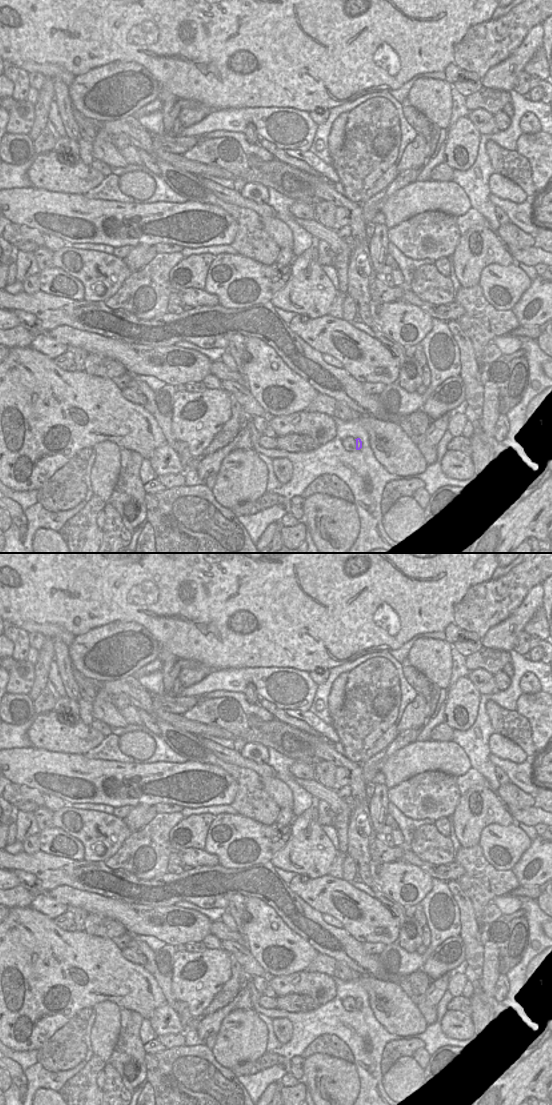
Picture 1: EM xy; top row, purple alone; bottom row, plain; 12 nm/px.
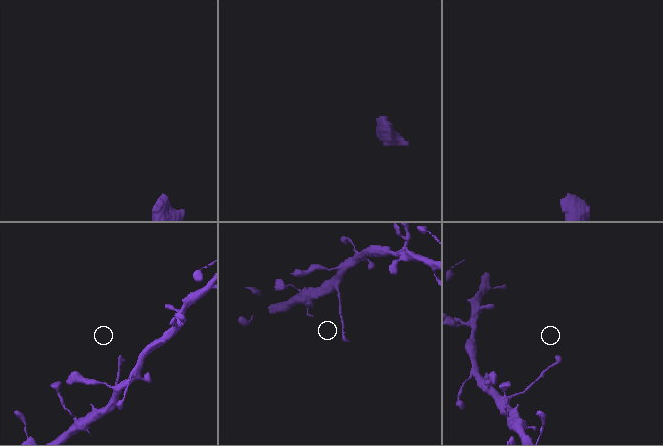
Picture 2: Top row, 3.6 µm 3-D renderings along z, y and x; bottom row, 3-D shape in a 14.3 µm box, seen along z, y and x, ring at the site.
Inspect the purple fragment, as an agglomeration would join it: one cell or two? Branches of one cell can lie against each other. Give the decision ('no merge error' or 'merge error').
no merge error

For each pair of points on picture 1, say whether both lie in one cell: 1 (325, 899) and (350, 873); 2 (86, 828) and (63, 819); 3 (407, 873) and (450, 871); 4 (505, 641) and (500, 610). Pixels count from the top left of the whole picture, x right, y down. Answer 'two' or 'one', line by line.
1: two
2: one
3: two
4: two

